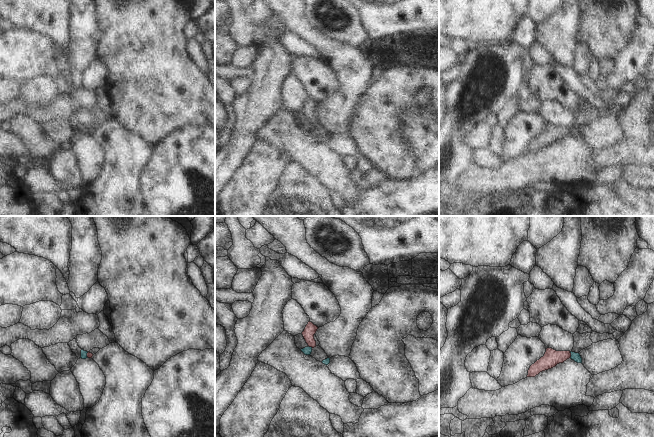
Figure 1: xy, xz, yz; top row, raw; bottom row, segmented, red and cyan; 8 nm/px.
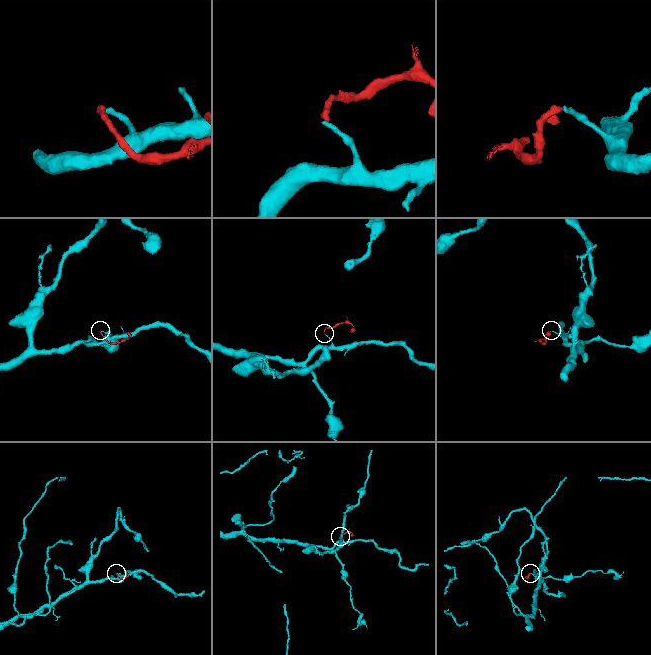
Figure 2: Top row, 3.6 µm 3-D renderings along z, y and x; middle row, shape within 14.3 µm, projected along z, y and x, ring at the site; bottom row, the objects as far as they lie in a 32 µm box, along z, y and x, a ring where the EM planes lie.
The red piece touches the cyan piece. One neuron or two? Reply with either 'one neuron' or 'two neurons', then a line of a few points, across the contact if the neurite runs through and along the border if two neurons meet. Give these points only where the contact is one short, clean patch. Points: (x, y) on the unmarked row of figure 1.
two neurons | yz (569, 128), (570, 133)

